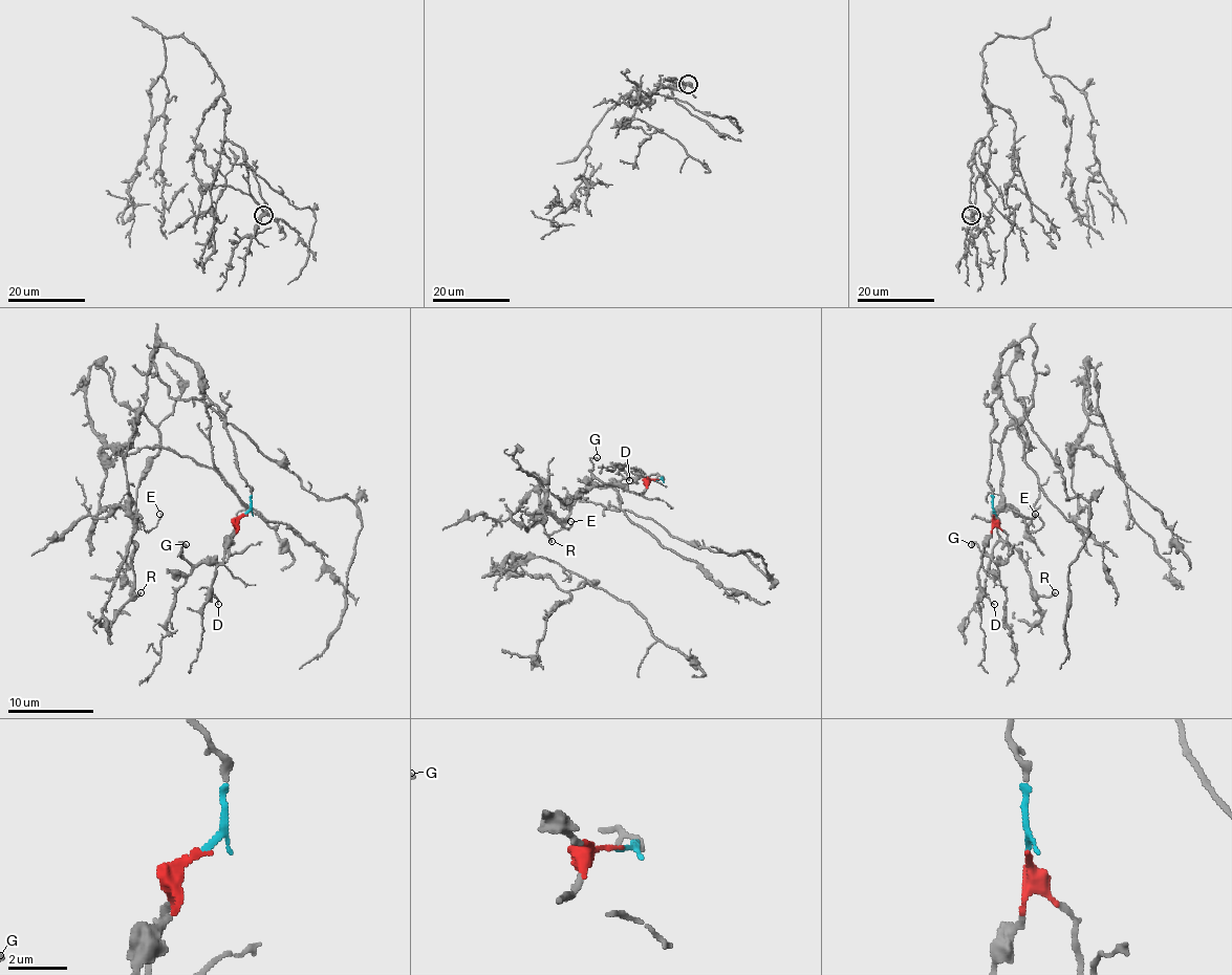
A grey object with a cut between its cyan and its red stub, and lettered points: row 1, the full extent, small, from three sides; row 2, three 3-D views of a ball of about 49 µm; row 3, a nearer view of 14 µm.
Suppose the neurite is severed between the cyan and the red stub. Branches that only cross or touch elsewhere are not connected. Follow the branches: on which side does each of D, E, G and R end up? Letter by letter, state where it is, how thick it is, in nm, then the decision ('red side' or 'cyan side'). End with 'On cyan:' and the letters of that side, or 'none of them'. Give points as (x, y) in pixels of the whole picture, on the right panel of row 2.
D: place (994, 604); calibre 110 nm; red side
E: place (1035, 514); calibre 110 nm; cyan side
G: place (971, 544); calibre 180 nm; red side
R: place (1055, 592); calibre 160 nm; cyan side
On cyan: E, R

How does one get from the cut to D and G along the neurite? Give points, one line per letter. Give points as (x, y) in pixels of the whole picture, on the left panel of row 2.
D: (244, 515), (238, 521), (236, 535), (217, 569), (212, 590), (219, 604)
G: (244, 515), (232, 535), (225, 560), (191, 564), (179, 554), (182, 543), (187, 545)

